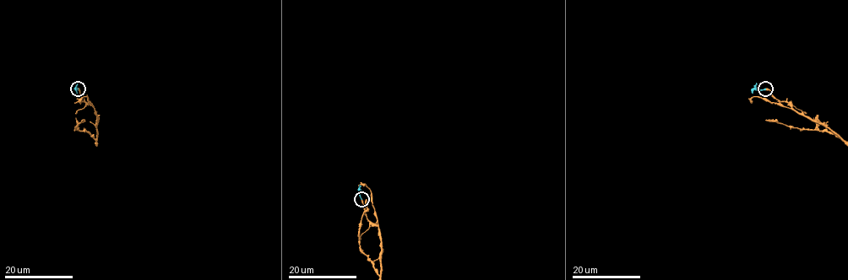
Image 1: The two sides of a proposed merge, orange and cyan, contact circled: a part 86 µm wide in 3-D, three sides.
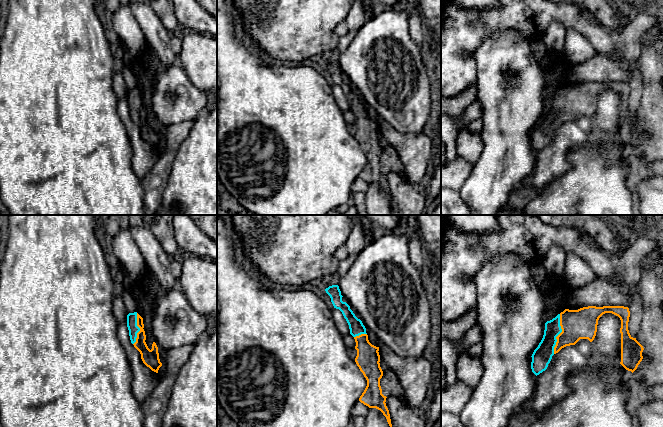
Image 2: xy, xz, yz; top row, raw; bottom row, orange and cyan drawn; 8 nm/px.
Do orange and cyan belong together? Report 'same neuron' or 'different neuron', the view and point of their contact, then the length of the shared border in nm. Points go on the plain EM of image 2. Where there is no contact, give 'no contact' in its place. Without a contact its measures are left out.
same neuron; meets orange in yz at (559, 110); contact 320 nm long

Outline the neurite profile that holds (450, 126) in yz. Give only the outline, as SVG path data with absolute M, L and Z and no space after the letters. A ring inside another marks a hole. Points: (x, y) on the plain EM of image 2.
M474 101L456 117L448 114L441 115L441 142L446 146L446 161L444 164L450 163L457 157L456 139L461 128L475 123L481 119L481 116L482 105L478 101Z

